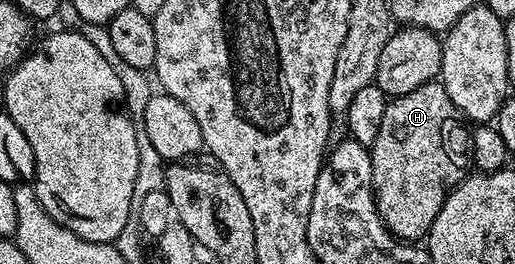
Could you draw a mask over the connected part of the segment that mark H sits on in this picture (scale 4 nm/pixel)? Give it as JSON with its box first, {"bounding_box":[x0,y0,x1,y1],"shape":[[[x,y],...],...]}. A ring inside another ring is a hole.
{"bounding_box":[368,81,472,241],"shape":[[[441,81],[425,83],[420,85],[420,89],[412,89],[412,93],[404,93],[387,102],[384,121],[380,121],[380,133],[376,133],[376,141],[368,150],[378,212],[384,225],[396,238],[418,241],[429,235],[432,221],[436,221],[436,213],[440,213],[448,192],[462,182],[467,170],[465,167],[469,168],[472,163],[472,131],[463,119],[456,105],[452,105],[452,97],[448,97]]]}

